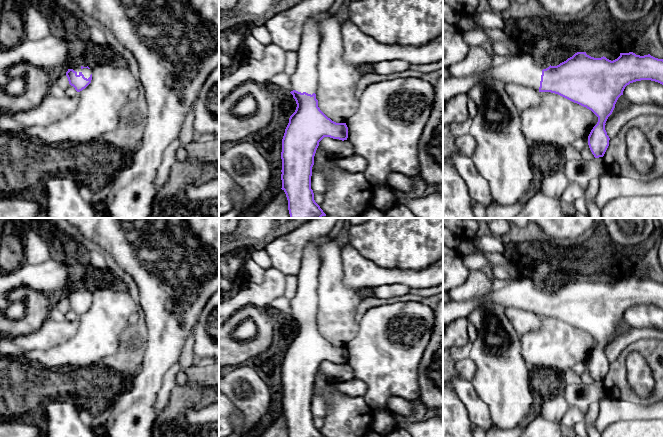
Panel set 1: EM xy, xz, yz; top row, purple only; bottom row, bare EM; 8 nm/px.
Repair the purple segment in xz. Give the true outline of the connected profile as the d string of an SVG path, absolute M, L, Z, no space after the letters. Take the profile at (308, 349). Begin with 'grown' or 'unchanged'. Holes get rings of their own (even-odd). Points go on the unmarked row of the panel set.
grown; M329 235L310 240L303 251L303 260L298 274L297 293L290 300L289 316L293 319L297 331L290 340L282 363L282 414L288 424L289 437L324 437L314 424L311 413L312 391L319 366L324 361L347 364L348 351L346 347L336 347L328 342L318 331L315 315L318 312L318 274L320 256L318 248L329 240Z

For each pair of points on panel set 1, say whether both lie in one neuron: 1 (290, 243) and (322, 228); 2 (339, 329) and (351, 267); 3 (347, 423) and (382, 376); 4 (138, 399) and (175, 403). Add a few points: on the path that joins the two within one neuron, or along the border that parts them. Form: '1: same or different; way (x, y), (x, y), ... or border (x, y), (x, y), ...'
1: same; way (298, 238), (314, 228)
2: different; border (342, 262), (342, 280), (356, 291)
3: different; border (362, 397), (372, 410)
4: different; border (158, 412), (152, 426)

